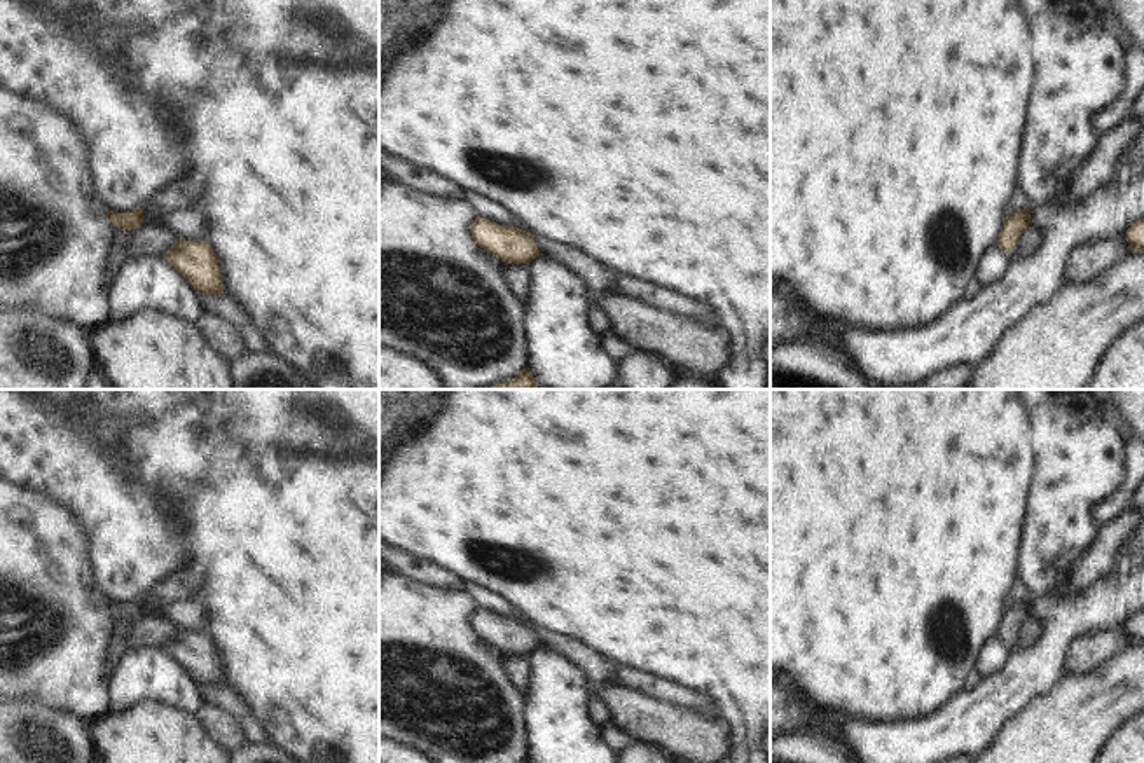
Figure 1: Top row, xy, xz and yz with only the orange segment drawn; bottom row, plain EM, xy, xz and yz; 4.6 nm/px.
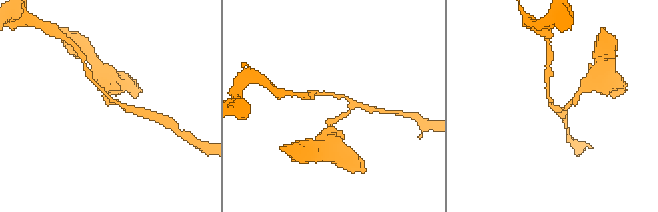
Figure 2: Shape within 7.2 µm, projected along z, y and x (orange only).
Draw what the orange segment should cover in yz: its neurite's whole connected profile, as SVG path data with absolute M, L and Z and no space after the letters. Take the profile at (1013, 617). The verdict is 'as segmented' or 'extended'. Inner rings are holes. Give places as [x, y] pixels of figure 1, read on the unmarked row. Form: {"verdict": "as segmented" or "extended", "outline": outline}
{"verdict": "as segmented", "outline": "M1022 601L1013 608L1006 608L1004 616L1001 620L997 637L1003 643L1011 643L1018 634L1022 622L1030 615L1030 601Z"}

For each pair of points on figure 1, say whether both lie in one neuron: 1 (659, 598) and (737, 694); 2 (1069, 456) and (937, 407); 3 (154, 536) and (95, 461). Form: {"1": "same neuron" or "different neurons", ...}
{"1": "same neuron", "2": "different neurons", "3": "same neuron"}

